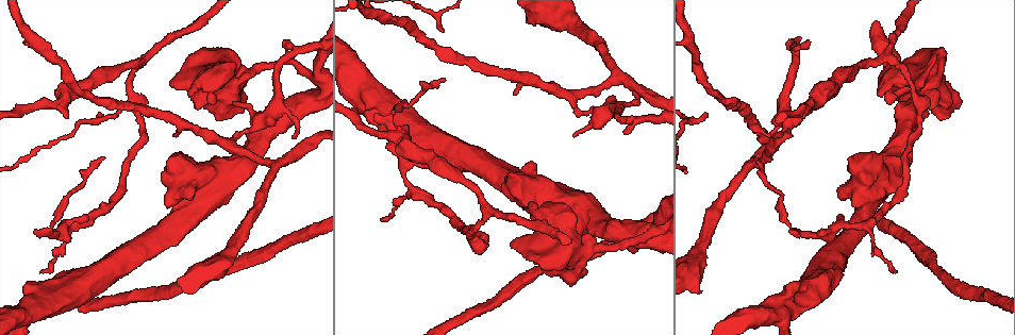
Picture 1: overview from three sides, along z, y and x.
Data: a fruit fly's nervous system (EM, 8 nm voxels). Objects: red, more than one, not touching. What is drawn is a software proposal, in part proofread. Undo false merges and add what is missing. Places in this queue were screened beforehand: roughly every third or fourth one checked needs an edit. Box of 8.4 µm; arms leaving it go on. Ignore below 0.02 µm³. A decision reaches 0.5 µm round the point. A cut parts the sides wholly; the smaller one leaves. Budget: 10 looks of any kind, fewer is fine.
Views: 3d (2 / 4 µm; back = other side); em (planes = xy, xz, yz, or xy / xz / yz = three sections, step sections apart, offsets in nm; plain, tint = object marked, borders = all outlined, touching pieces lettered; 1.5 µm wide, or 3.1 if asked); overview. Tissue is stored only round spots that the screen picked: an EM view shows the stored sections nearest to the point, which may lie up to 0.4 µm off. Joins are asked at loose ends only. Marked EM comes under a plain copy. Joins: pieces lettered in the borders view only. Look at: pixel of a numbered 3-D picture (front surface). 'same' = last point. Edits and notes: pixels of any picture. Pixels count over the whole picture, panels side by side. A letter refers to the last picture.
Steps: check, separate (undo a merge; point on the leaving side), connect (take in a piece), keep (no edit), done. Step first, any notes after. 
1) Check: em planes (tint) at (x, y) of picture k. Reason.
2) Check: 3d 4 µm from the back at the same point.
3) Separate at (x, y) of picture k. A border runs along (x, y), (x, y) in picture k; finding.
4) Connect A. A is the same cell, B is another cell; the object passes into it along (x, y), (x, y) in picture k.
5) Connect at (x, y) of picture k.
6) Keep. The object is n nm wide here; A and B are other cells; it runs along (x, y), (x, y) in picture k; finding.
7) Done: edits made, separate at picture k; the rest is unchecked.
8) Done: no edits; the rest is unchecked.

Check: em planes (tint) at (884, 58) of picture 1. Three arms meet.

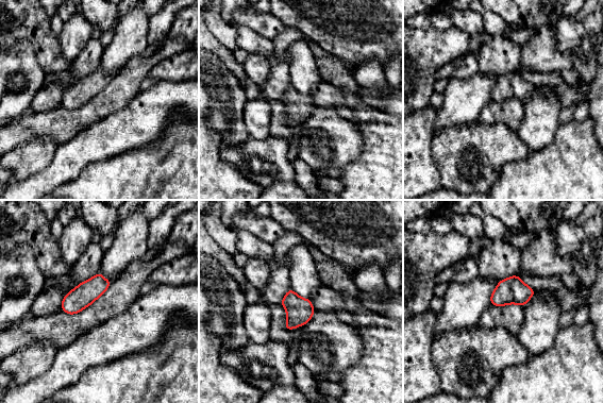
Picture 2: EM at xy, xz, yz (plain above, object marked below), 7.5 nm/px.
Check: em planes (borders) at the same point.

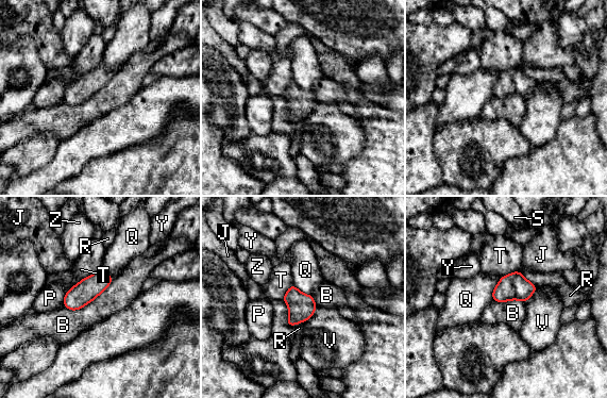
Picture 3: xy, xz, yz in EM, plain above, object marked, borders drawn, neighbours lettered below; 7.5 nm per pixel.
Keep. The object is 160 nm wide here; B, J, P, Q, R, S, T, V, Y and Z are other cells; a border runs along (115, 277), (79, 309), (64, 307) in picture 3; continuous, no second neuron.

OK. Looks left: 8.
Check: em yz step 8 (tint) at (86, 219) of picture 1. An open end.

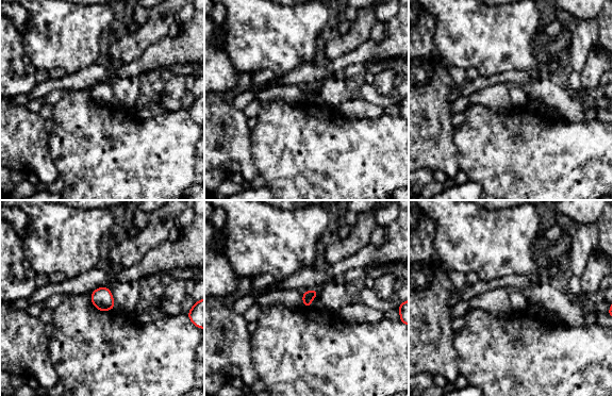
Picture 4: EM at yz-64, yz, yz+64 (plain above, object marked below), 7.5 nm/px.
Check: em planes (borders) at the same point. Another direction.

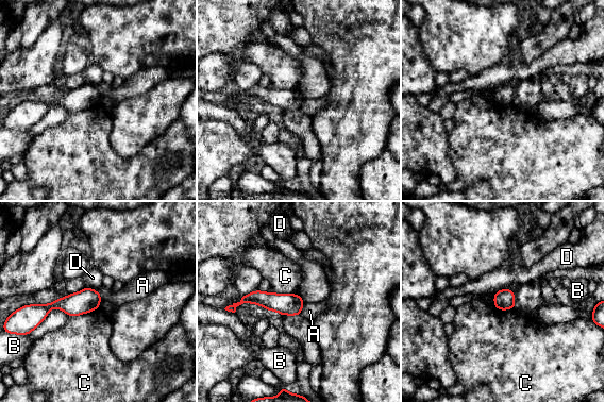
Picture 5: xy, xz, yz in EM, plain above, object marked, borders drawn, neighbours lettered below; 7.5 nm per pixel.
Keep. The object is 150 nm wide here; A, B, C and D are other cells; it runs along (98, 297), (77, 304), (31, 308) in picture 5; no lettered piece goes on from it.

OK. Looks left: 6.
Check: em xy step 8 (tint) at (946, 53) of picture 1. Thick end.

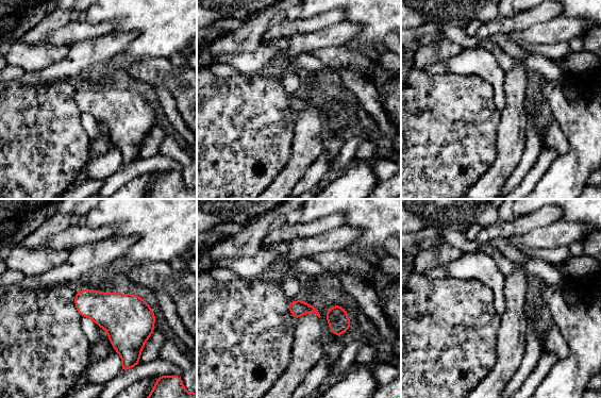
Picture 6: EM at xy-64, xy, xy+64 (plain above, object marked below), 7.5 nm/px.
Check: em xy step 8 (borders) at the same point.

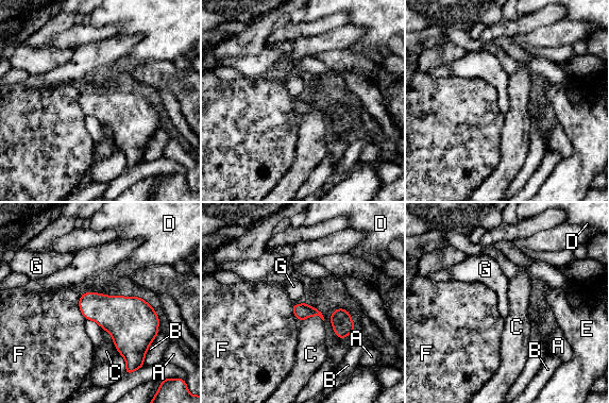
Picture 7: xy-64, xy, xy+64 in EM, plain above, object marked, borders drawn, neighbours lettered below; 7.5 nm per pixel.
Keep. A, B, C, D, E, F and G are other cells; a border runs along (305, 301), (292, 304) in picture 7; none of them fits.

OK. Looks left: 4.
Check: 3d 4 µm from the back at (786, 124) of picture 1. Sudden change in width.

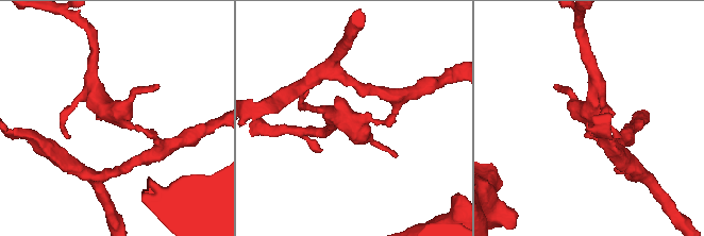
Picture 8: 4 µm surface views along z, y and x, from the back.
Check: em planes (tint) at (590, 114) of picture 8.

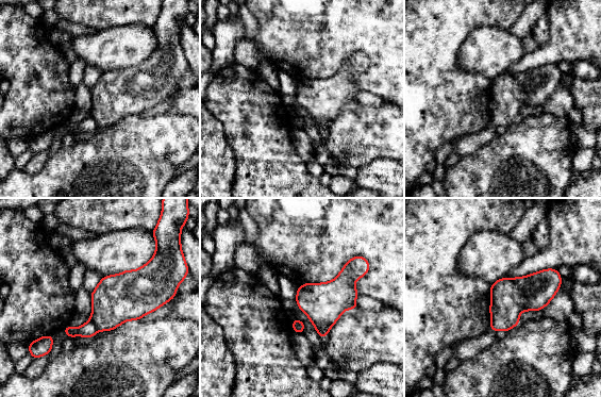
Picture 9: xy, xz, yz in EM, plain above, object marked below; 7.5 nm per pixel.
Check: em planes (borders) at the same point.

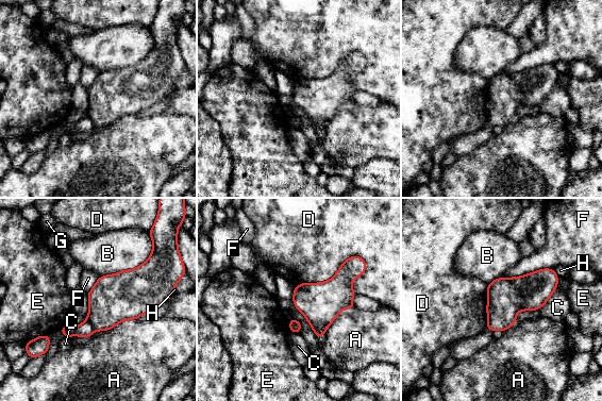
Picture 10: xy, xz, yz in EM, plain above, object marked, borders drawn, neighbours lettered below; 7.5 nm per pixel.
Separate at (113, 299) of picture 10. A, B, C, D, E, F, G and H are other cells; a border runs along (87, 318), (95, 330) in picture 10; two neurons meet here.

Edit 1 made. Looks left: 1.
Done: edits made, separate at picture 10; the rest is unchecked.

